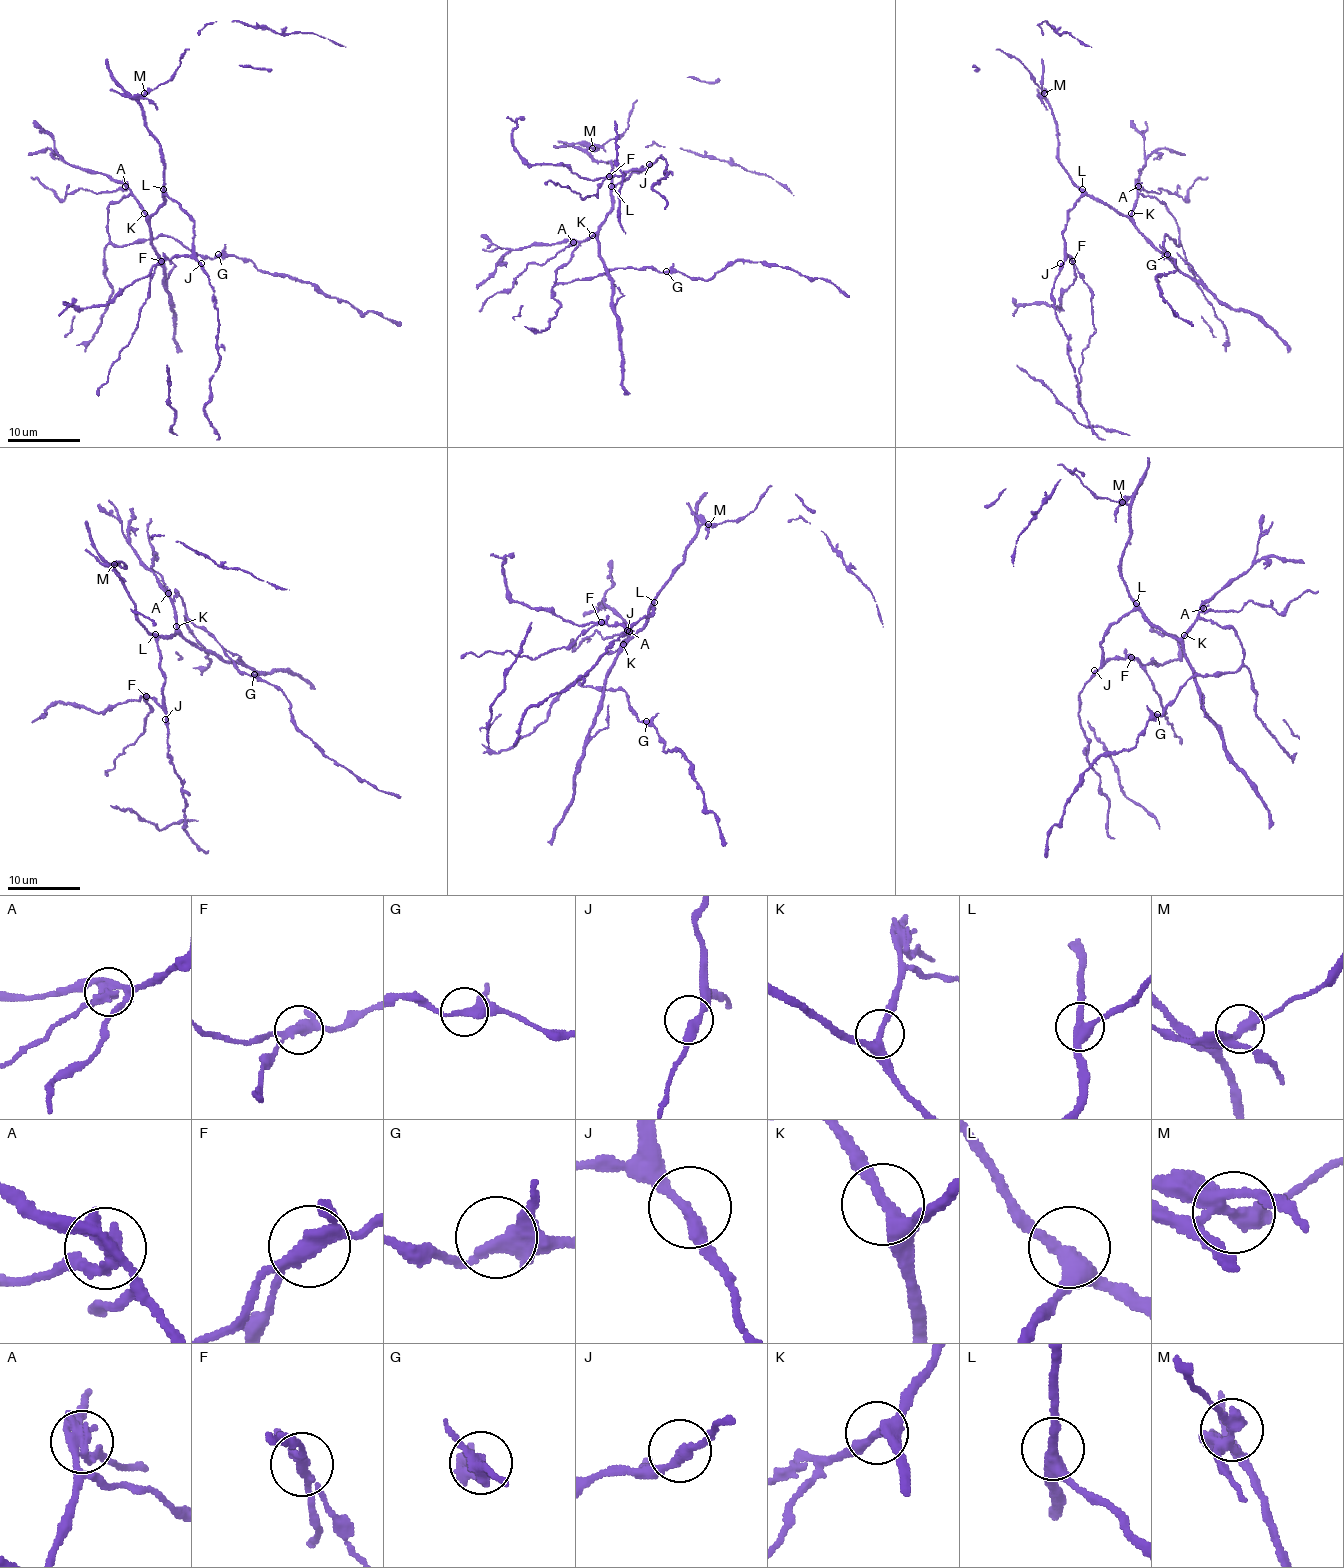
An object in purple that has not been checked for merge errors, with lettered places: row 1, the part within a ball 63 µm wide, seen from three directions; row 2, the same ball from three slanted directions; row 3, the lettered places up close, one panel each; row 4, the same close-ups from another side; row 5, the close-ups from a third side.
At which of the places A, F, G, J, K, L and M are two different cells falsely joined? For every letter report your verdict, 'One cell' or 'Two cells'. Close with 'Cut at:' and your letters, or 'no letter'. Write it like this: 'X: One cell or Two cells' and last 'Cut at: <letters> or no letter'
A: Two cells
F: Two cells
G: One cell
J: One cell
K: One cell
L: One cell
M: Two cells
Cut at: A, F, M

